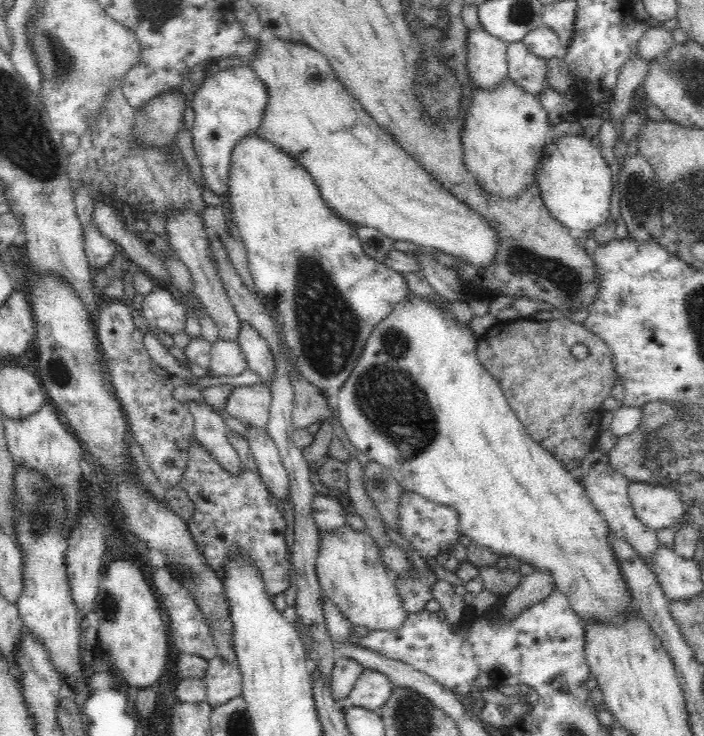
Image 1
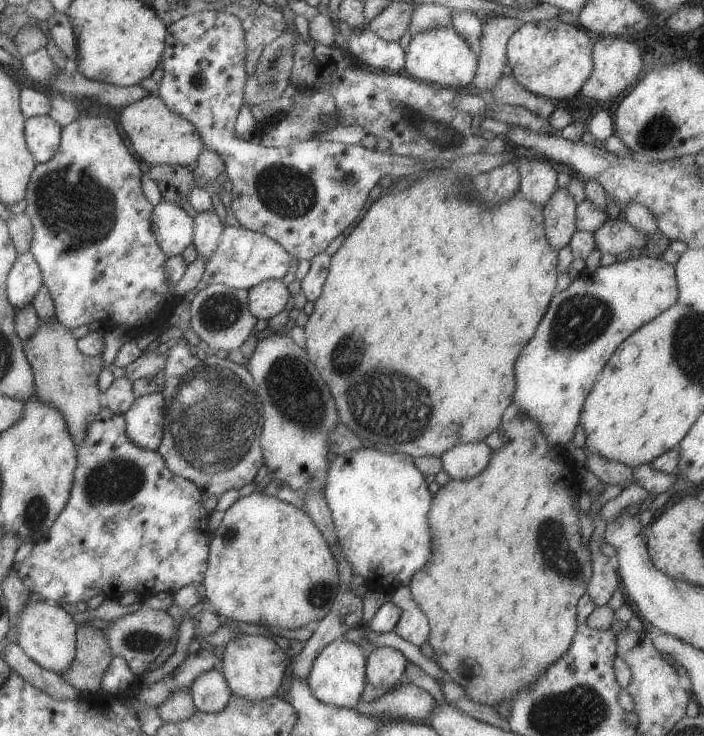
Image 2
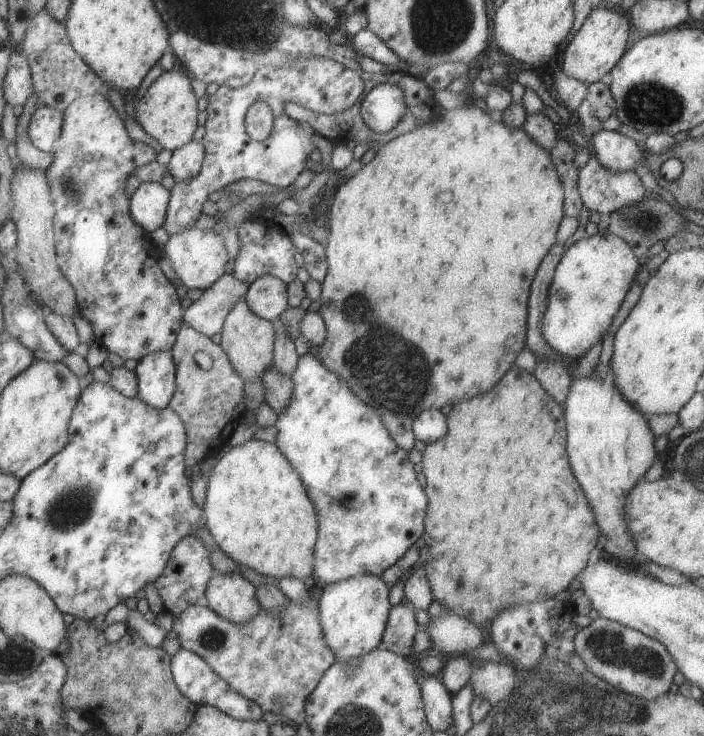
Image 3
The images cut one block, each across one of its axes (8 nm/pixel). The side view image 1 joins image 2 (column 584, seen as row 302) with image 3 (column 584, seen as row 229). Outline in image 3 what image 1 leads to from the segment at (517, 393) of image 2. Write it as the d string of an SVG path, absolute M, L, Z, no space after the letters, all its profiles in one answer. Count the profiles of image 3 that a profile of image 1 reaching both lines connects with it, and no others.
M596 233L571 244L557 264L546 295L546 308L542 312L540 332L545 343L559 356L580 360L599 338L606 334L613 316L637 276L637 258L631 248L619 238Z

